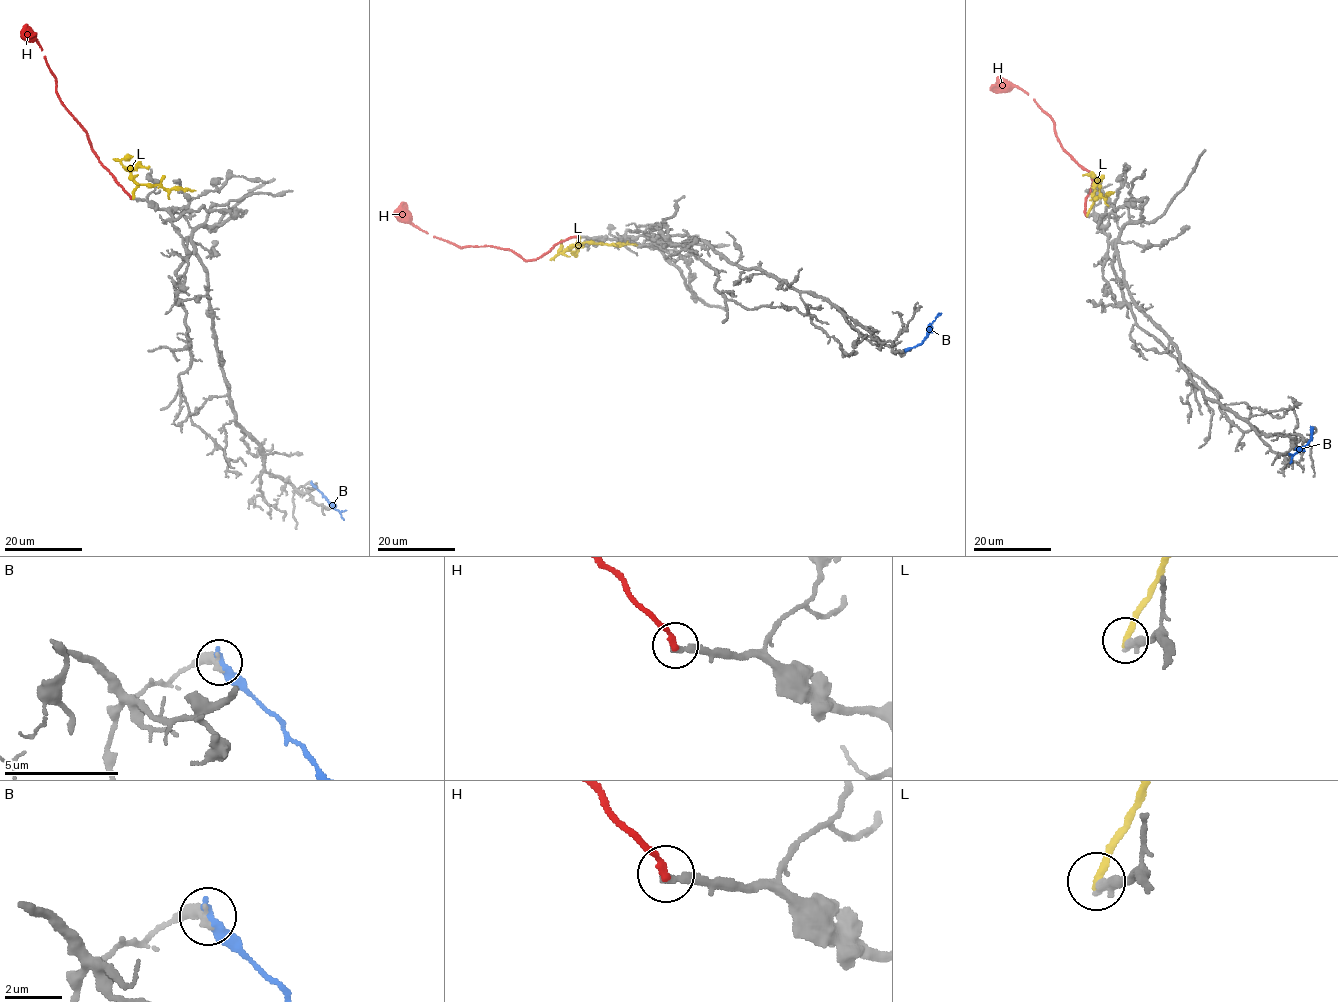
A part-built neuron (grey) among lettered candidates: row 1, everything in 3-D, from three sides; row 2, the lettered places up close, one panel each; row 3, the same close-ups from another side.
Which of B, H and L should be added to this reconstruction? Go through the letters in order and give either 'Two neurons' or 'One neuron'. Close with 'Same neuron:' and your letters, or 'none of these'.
B: Two neurons
H: Two neurons
L: Two neurons
Same neuron: none of these

